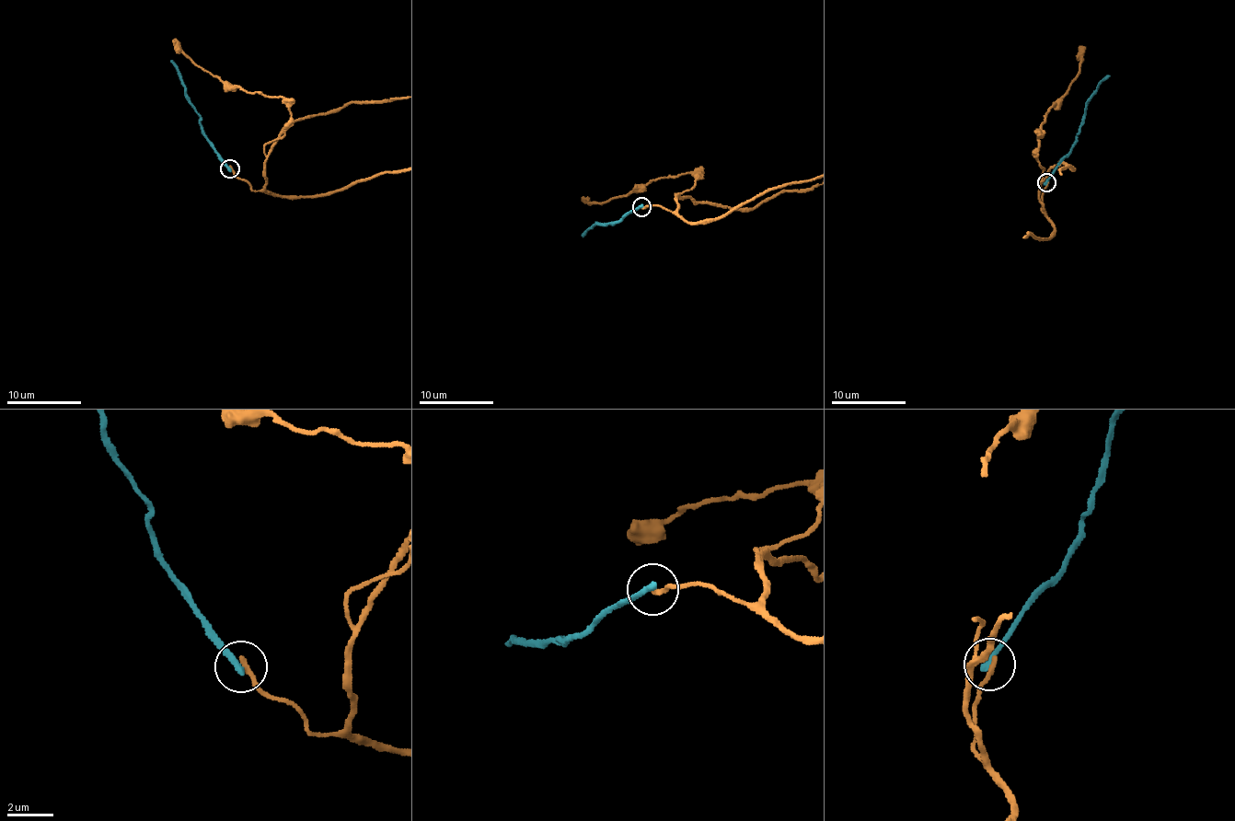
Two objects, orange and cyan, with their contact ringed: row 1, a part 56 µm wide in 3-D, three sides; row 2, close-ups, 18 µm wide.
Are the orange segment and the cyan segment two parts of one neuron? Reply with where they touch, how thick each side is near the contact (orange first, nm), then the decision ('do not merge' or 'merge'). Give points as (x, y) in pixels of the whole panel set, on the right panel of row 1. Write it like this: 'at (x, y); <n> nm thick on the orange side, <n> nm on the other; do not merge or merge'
at (1046, 182); 240 nm thick on the orange side, 300 nm on the other; do not merge

